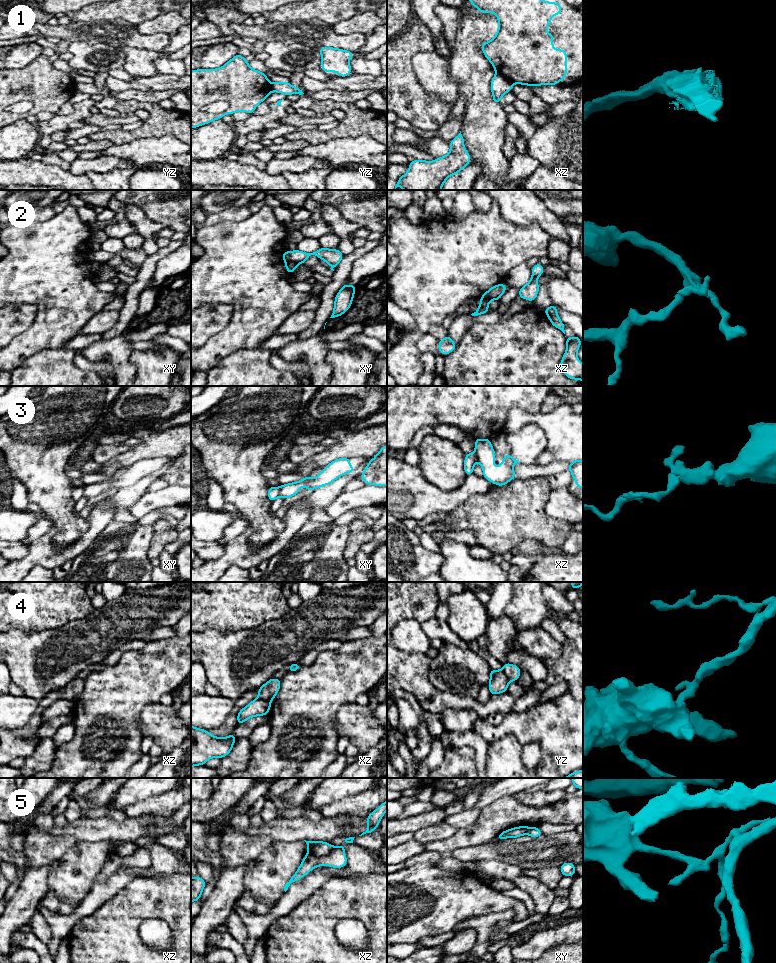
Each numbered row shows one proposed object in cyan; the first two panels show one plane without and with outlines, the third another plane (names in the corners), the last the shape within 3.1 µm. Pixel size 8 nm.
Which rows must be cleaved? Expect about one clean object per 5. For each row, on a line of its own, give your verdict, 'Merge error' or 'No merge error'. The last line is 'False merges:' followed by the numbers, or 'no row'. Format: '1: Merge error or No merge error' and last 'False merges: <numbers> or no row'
1: Merge error
2: Merge error
3: Merge error
4: Merge error
5: Merge error
False merges: 1, 2, 3, 4, 5

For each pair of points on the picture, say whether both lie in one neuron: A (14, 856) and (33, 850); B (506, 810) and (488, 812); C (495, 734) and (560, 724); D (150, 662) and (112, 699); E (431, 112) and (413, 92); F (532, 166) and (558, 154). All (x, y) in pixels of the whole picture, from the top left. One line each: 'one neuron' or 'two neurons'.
A: two neurons
B: one neuron
C: one neuron
D: one neuron
E: one neuron
F: two neurons

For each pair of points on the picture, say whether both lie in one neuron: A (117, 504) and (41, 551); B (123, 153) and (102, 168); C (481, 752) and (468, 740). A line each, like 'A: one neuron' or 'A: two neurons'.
A: one neuron
B: two neurons
C: one neuron

